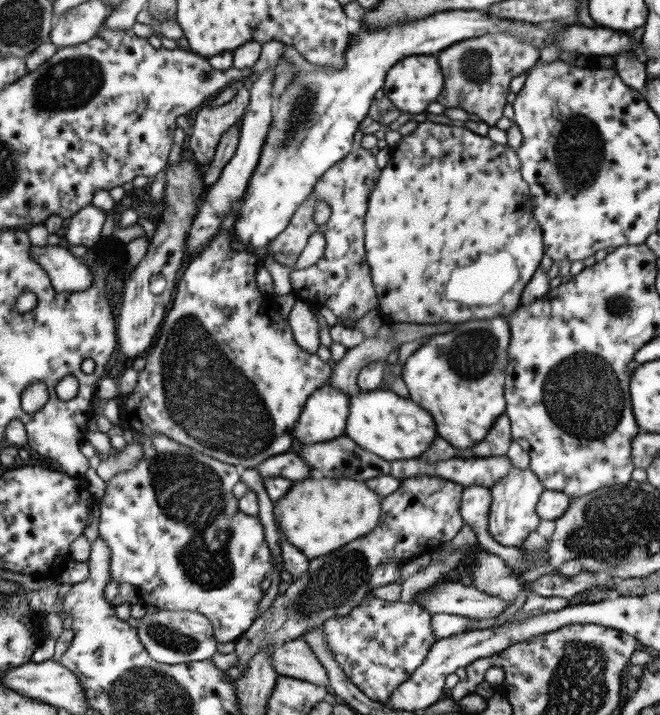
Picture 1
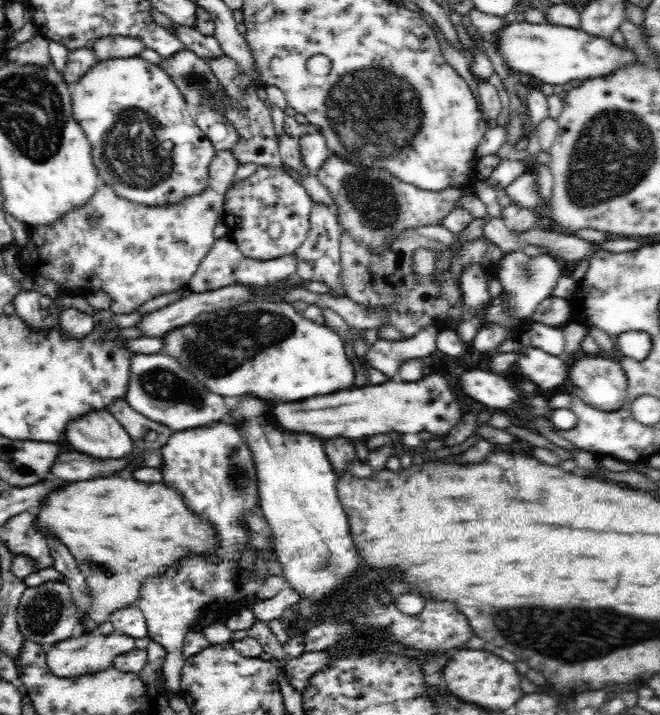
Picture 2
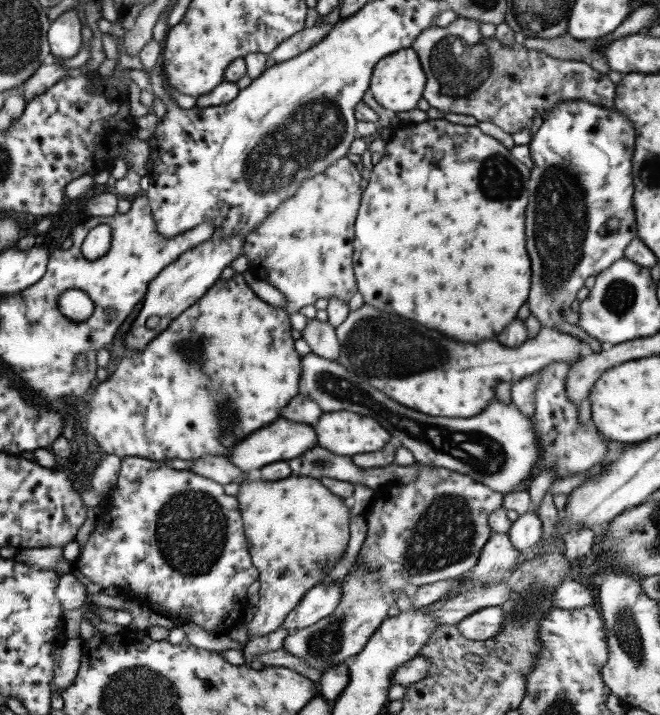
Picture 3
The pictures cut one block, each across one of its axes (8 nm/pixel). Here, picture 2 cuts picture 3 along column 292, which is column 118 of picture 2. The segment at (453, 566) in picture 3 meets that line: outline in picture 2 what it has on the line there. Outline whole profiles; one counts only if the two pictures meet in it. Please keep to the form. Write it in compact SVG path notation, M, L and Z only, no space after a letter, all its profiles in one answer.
M98 632L80 634L80 636L74 636L70 640L58 642L52 648L48 648L48 668L58 678L78 678L84 674L98 674L98 672L104 672L108 668L114 668L116 656L136 650L134 640L136 638L132 638L128 634L120 634L120 632L114 632L108 636L102 636Z

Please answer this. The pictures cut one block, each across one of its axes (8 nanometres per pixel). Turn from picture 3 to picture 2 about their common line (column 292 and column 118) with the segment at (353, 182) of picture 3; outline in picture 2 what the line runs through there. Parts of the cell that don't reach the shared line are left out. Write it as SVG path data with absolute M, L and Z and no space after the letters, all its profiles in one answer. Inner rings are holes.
M216 152L210 164L208 172L208 188L200 192L198 196L190 196L178 204L172 206L146 206L146 204L132 204L112 190L112 186L104 184L98 188L98 192L92 196L92 200L84 208L76 208L68 212L60 222L52 226L26 226L28 240L24 248L18 250L18 268L26 274L26 278L44 276L60 286L64 286L62 294L76 294L76 296L88 296L90 292L102 290L112 296L110 312L114 314L136 314L136 310L162 294L178 292L182 288L188 288L190 280L196 276L196 270L200 268L200 262L210 254L210 248L214 246L214 230L218 222L222 222L224 216L224 196L232 188L232 180L236 176L236 170L240 166L240 160L232 152ZM96 212L96 214L92 214ZM92 218L98 218L100 222L96 226L88 224ZM70 264L72 272L64 272L64 266Z

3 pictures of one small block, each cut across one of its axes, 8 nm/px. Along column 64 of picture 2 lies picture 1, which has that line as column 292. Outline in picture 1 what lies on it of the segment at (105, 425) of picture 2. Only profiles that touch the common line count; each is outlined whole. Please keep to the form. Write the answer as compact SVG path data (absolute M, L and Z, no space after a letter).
M321 386L307 398L291 436L301 444L337 438L343 434L345 416L349 416L349 396L337 388Z

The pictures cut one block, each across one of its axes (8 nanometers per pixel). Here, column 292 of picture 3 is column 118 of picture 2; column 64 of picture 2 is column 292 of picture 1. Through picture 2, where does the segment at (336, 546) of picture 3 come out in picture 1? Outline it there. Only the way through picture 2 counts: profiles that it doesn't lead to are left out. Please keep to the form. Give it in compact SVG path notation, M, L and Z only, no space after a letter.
M307 478L293 484L283 498L273 502L273 520L285 540L305 558L313 560L369 532L379 520L379 496L369 492L363 482L345 478Z

